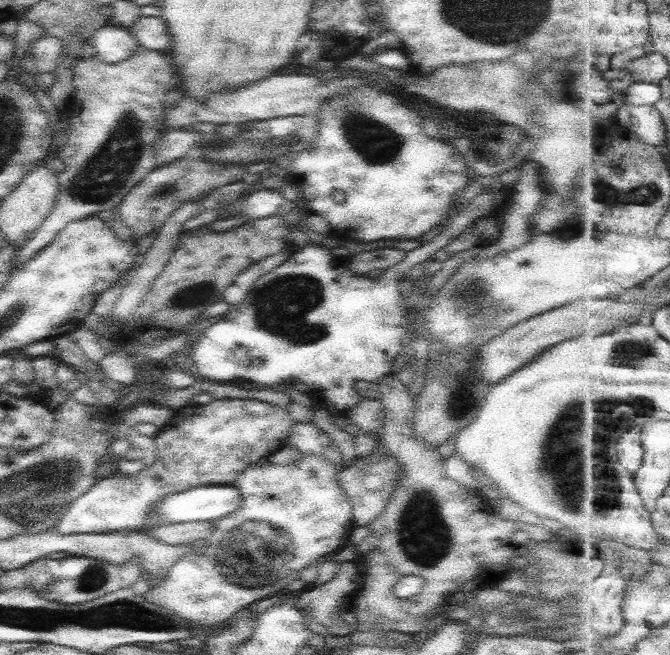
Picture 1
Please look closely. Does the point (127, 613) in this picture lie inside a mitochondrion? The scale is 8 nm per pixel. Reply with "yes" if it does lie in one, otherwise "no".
yes

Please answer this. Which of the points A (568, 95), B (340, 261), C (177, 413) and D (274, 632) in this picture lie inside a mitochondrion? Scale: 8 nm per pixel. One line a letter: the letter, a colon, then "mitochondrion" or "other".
A: other
B: other
C: other
D: other

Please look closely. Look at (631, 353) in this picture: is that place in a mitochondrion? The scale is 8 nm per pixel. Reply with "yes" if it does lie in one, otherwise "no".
yes

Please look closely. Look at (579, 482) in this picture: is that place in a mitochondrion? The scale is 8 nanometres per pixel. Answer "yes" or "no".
yes

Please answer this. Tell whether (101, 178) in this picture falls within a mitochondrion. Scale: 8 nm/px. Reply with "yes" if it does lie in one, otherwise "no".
yes

